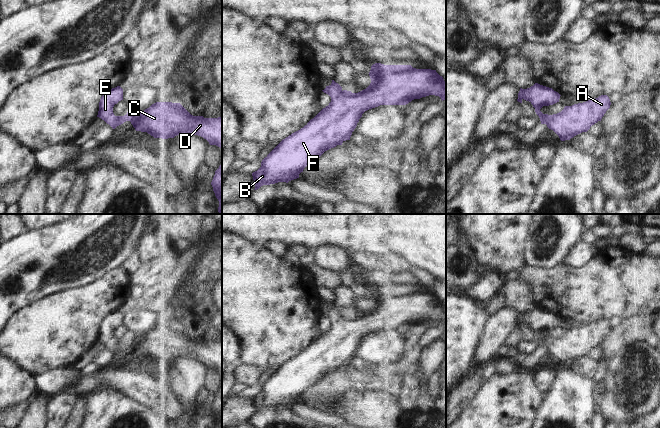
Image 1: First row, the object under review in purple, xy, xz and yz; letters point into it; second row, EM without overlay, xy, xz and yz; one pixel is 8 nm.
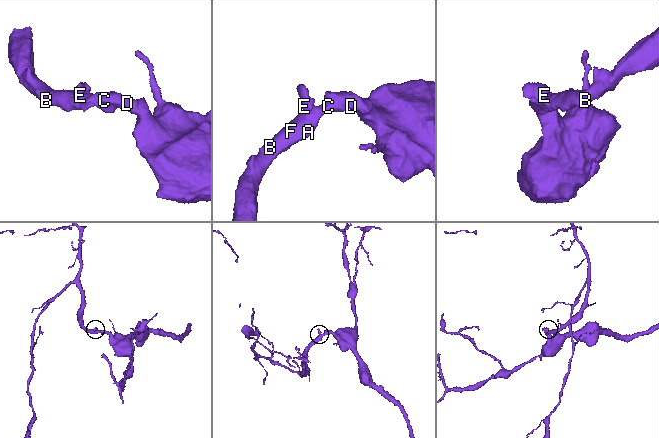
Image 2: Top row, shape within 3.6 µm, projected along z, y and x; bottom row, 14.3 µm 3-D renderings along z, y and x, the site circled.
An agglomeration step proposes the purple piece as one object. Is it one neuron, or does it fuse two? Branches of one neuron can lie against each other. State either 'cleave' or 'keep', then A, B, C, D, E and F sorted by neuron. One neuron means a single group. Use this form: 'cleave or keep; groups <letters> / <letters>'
keep; groups A B C D E F

